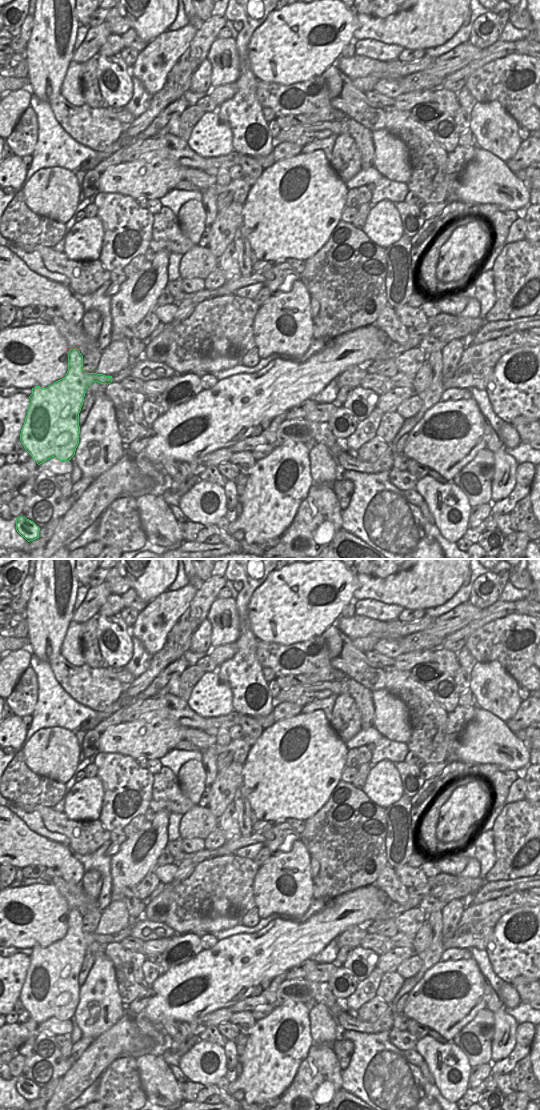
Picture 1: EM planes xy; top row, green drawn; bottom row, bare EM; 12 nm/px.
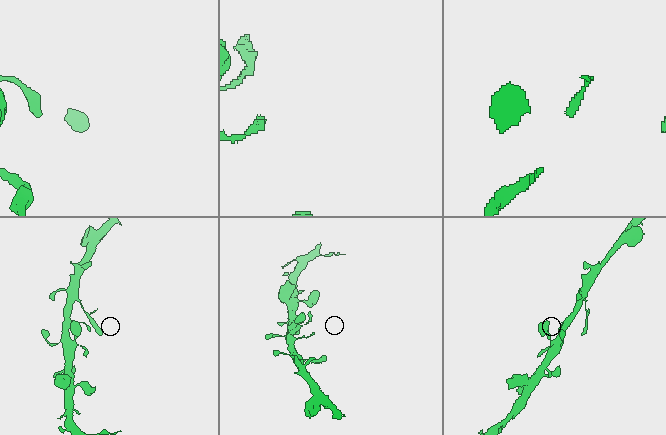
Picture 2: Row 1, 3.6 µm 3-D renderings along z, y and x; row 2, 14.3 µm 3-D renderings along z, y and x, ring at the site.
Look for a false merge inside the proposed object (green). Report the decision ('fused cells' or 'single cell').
single cell

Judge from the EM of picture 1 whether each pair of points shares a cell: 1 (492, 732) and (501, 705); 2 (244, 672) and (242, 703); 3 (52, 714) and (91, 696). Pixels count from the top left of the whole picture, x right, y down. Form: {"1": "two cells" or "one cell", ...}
{"1": "two cells", "2": "one cell", "3": "two cells"}

